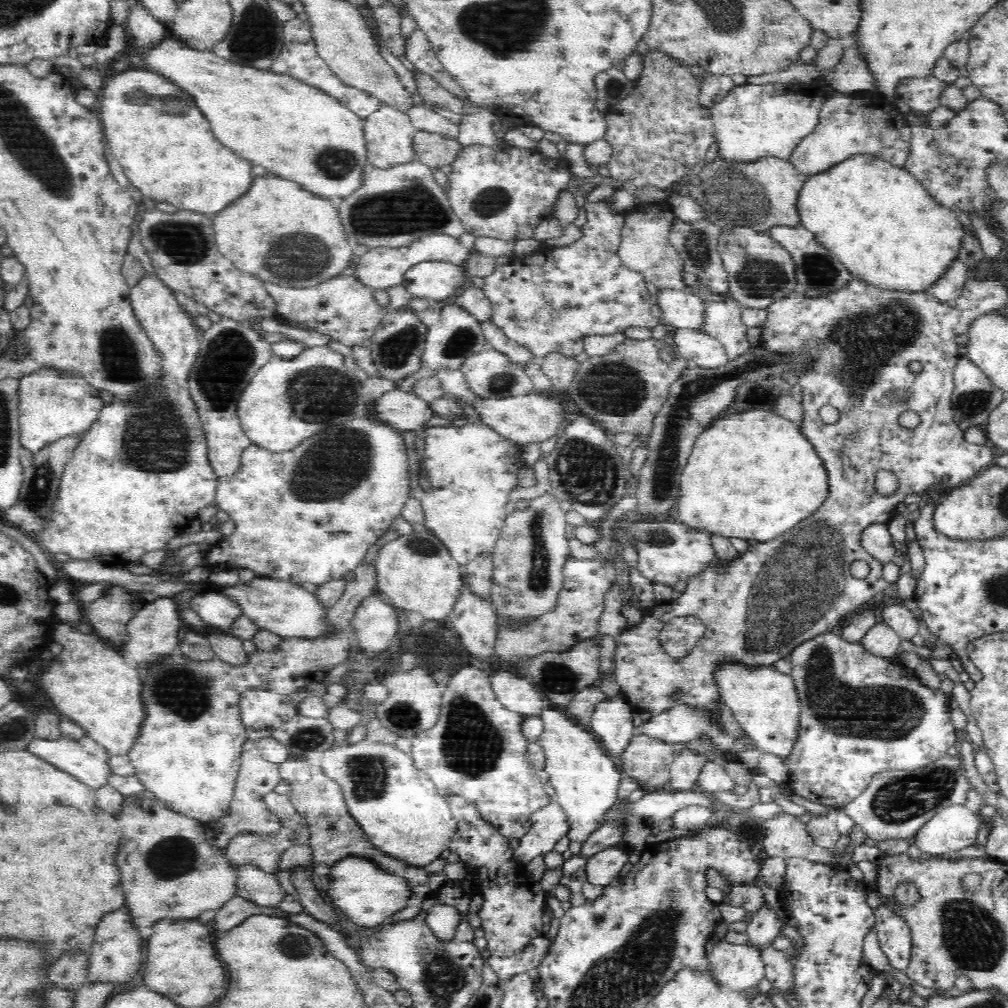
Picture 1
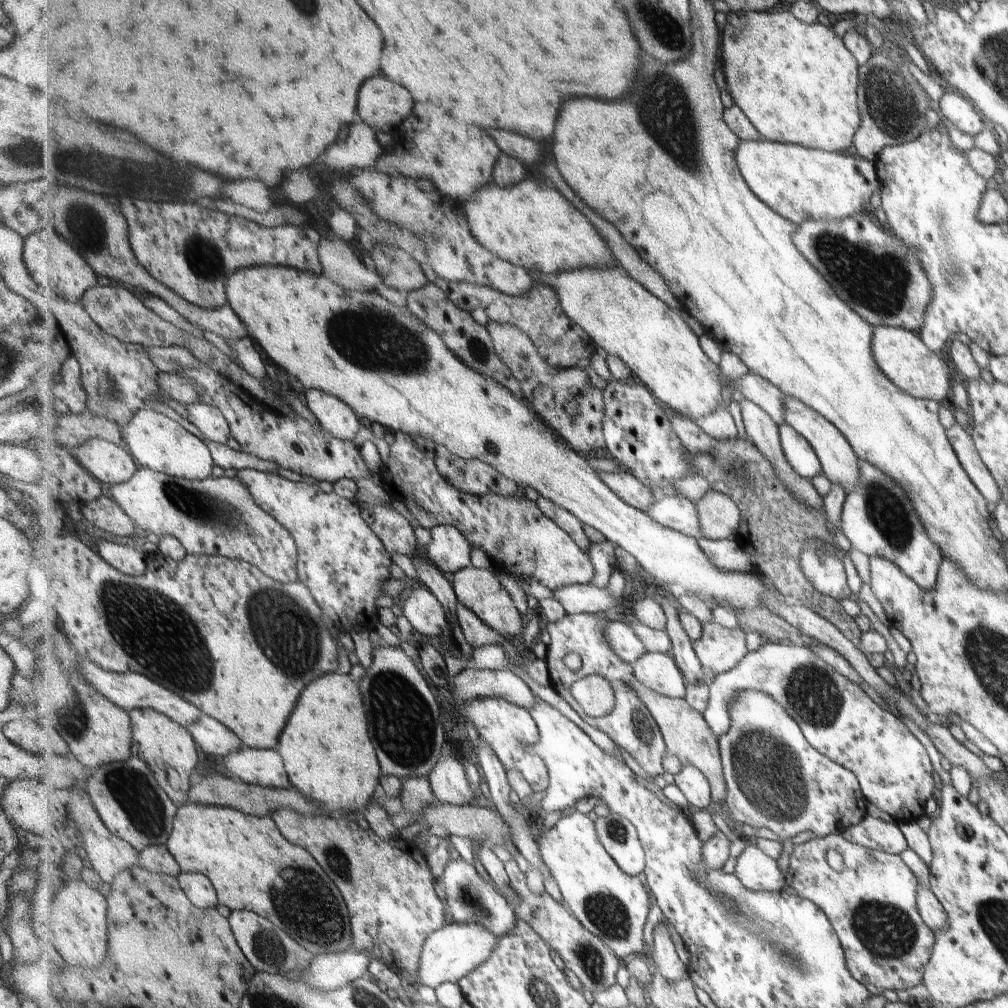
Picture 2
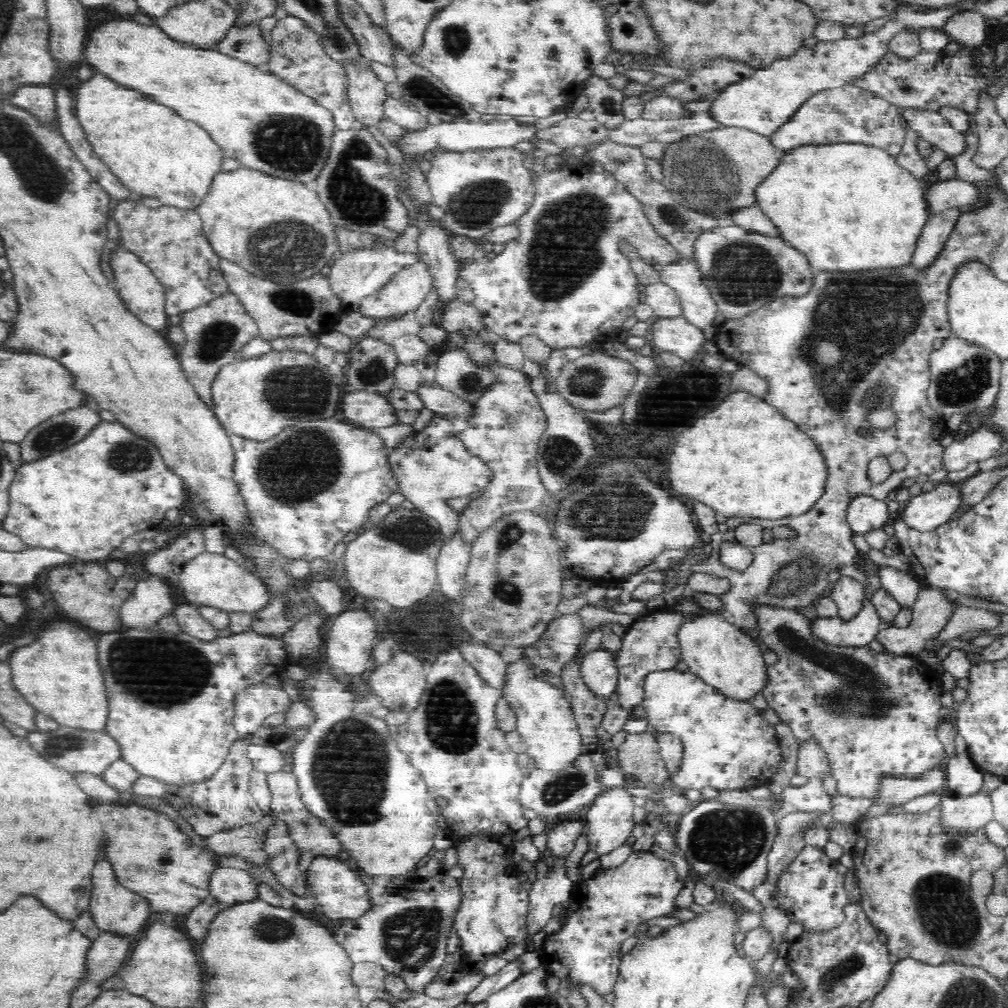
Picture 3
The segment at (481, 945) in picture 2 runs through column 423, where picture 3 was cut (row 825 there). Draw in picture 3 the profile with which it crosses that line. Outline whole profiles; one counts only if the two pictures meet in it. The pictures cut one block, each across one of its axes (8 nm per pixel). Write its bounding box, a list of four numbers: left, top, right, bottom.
[940,789,993,832]

